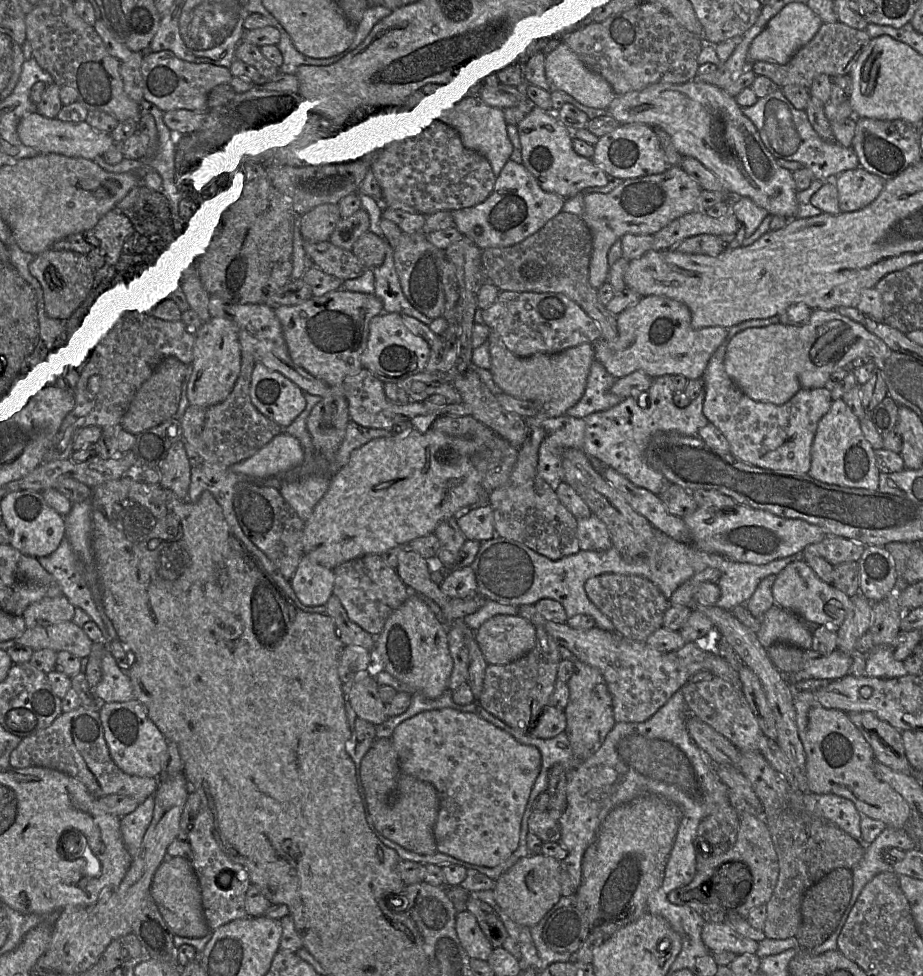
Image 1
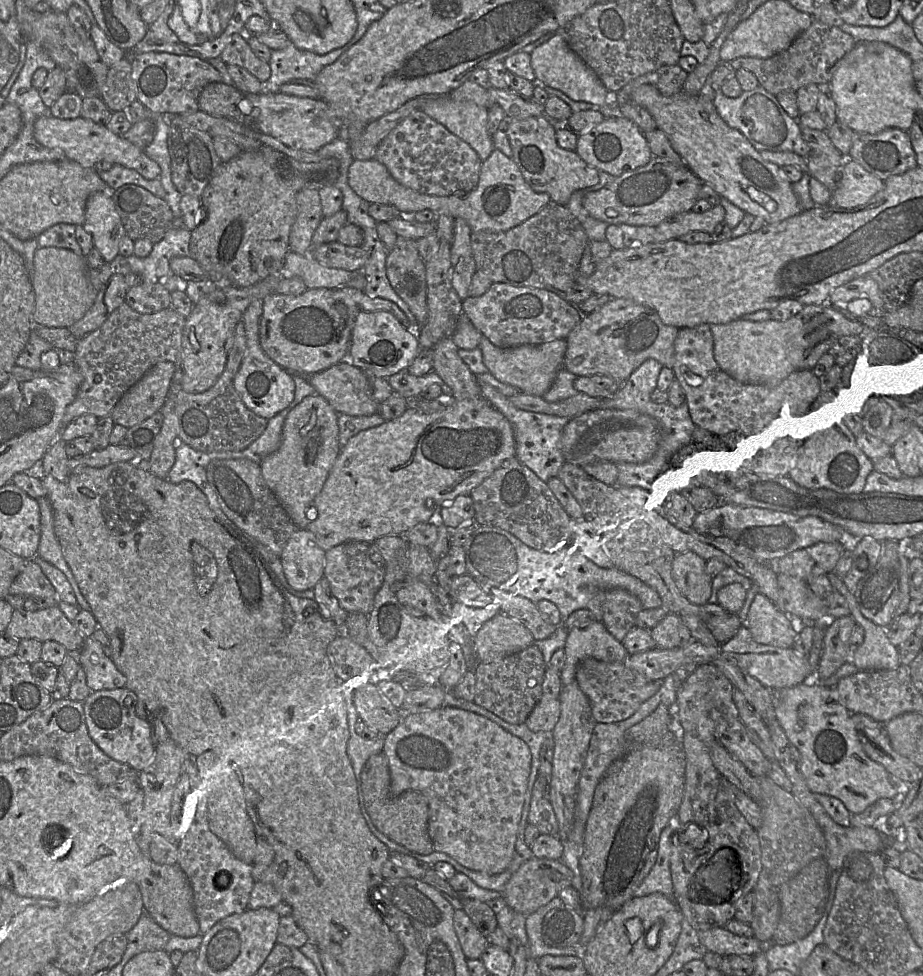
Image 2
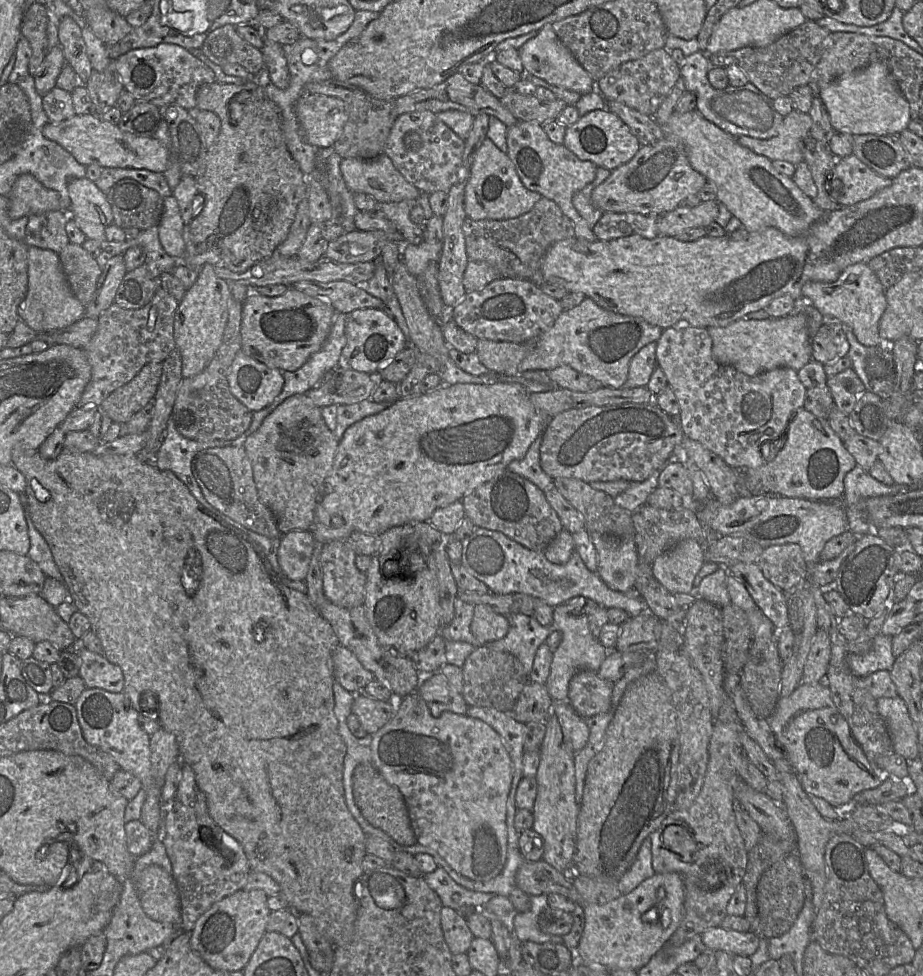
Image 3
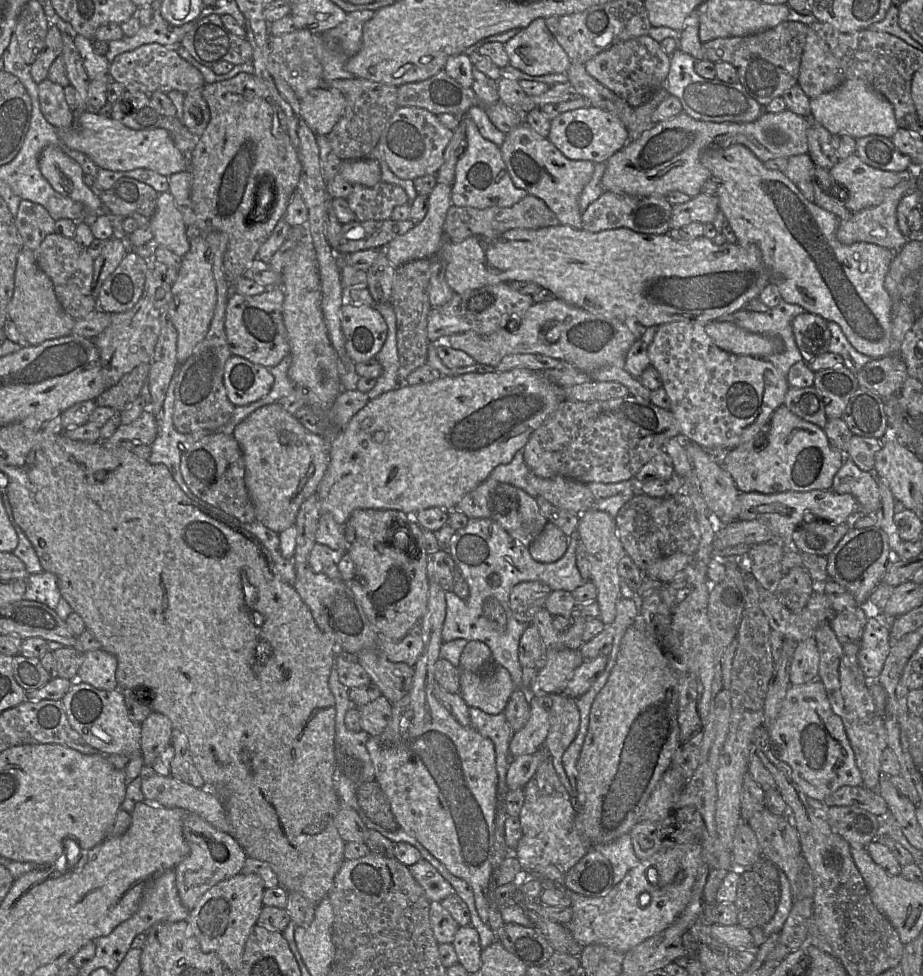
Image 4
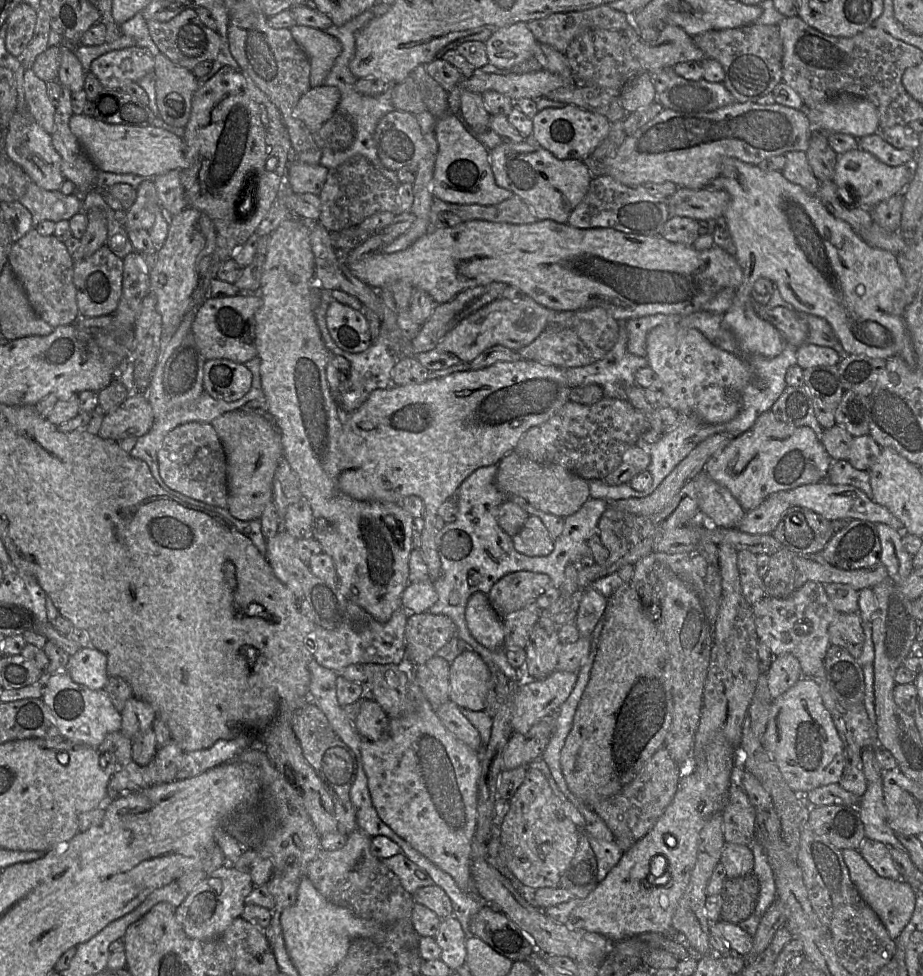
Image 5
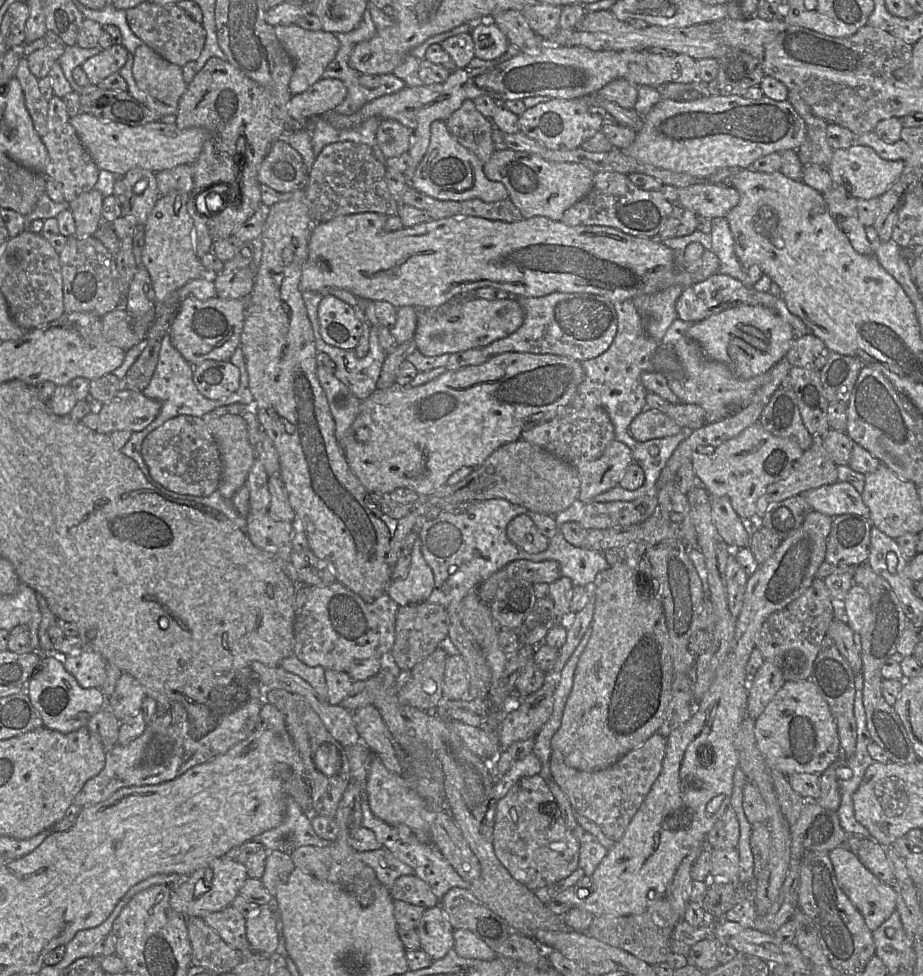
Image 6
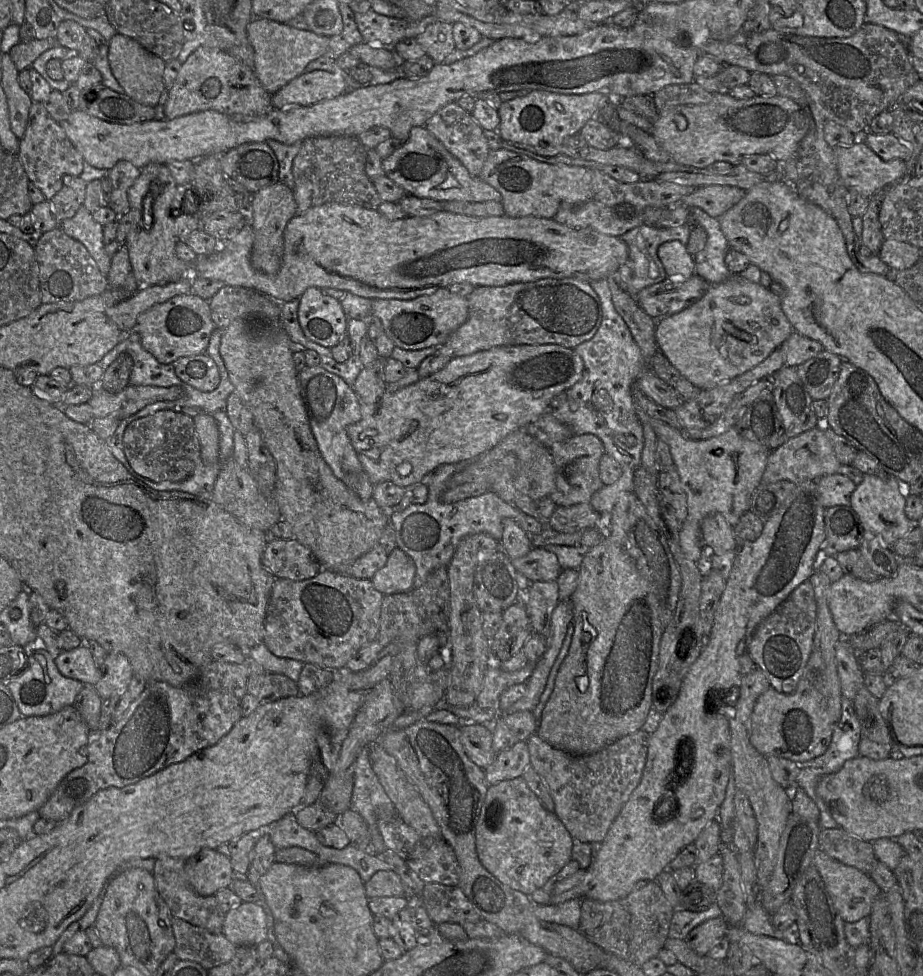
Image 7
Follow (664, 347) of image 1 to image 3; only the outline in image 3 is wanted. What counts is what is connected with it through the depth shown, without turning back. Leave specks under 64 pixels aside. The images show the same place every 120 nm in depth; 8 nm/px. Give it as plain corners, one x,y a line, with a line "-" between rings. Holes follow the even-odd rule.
584,298
578,306
564,310
548,331
528,341
532,342
532,350
520,363
519,374
568,365
598,380
603,386
622,388
628,378
633,356
645,345
656,343
662,330
641,318
605,310
592,299

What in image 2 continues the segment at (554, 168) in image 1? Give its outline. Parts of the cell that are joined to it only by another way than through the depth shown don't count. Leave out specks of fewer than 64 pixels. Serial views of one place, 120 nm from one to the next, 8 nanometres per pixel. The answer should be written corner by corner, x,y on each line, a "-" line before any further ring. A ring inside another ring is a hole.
547,117
512,120
507,135
513,152
512,159
531,189
537,193
548,194
553,202
566,207
574,192
599,183
599,173
575,151
562,149
557,144
558,125

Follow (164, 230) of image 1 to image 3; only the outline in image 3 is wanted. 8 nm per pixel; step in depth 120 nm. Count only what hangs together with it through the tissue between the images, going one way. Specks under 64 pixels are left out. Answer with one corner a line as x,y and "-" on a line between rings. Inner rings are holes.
123,178
106,195
117,226
139,230
158,226
164,203
163,197
156,190
132,178

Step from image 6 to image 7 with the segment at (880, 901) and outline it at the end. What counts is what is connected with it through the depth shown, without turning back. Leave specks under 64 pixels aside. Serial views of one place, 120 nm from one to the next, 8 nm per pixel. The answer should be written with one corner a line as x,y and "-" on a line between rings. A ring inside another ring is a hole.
818,851
813,859
840,917
845,922
868,918
873,901
883,895
870,875

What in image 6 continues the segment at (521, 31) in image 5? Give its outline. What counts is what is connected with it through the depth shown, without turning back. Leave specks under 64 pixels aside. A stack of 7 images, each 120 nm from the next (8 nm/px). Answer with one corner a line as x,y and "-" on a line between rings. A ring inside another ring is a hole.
491,21
474,23
470,35
474,42
475,57
482,60
497,60
510,45
505,34

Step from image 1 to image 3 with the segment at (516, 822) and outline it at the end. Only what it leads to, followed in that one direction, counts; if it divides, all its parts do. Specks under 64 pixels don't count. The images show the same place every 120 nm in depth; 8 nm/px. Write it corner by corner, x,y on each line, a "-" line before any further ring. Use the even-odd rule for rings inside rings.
416,692
394,700
396,701
394,716
372,735
372,763
385,780
397,787
402,793
417,842
436,850
456,872
464,877
475,881
488,881
496,877
502,871
507,858
507,798
512,782
511,758
503,745
500,735
484,721
466,714
460,715
451,711
441,713
433,711
432,713
427,703

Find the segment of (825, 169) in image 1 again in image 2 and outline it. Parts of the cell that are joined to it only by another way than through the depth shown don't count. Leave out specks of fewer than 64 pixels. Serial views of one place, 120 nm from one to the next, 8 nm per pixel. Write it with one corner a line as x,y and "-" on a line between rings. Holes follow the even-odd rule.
761,86
743,91
736,98
729,98
717,91
712,101
721,118
730,127
739,130
758,151
793,152
805,159
809,155
810,148
803,139
798,119
790,117
777,97

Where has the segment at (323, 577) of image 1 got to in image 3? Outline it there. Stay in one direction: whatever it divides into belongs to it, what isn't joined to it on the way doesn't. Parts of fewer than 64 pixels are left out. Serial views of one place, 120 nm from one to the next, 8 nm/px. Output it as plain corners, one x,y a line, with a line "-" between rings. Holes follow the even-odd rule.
292,530
282,535
277,555
281,574
293,581
304,581
315,544
309,530

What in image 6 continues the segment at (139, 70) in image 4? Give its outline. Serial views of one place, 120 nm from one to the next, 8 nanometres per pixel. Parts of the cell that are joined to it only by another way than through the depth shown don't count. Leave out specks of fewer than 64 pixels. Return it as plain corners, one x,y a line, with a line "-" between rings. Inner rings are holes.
112,45
101,53
87,59
80,67
86,73
90,84
97,86
102,80
126,64
129,52
123,45

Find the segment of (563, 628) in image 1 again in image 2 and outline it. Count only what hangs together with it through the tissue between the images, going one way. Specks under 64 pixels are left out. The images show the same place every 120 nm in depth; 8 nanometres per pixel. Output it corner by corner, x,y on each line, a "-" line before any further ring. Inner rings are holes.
482,589
502,612
521,622
531,632
534,640
550,637
559,627
546,621
536,603
527,598
497,589
-
585,658
576,667
575,681
587,696
596,723
617,723
632,716
643,702
655,695
662,680
650,680
625,666
623,661
604,662

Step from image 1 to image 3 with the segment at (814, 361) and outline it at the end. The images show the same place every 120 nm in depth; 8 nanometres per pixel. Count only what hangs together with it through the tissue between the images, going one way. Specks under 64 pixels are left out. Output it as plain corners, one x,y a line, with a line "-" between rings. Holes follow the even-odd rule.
804,312
765,320
738,319
723,327
704,327
712,338
712,355
721,365
731,366
749,375
788,367
801,369
811,358
811,339
808,316

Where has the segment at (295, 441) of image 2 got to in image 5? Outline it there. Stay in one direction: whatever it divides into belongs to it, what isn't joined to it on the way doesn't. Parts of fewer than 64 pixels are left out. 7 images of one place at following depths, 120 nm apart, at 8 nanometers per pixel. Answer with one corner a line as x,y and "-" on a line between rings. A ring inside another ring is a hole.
240,410
226,412
210,425
215,429
226,455
229,513
242,521
259,520
266,505
272,501
274,474
283,459
277,427
272,419

